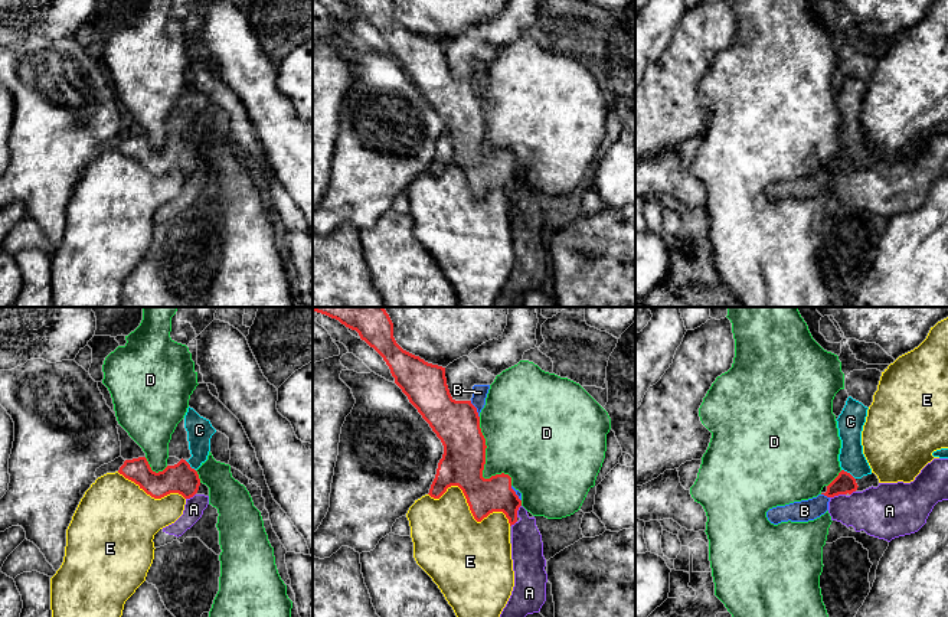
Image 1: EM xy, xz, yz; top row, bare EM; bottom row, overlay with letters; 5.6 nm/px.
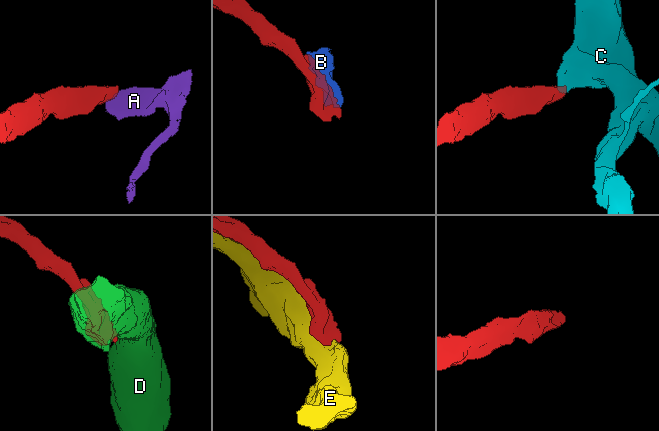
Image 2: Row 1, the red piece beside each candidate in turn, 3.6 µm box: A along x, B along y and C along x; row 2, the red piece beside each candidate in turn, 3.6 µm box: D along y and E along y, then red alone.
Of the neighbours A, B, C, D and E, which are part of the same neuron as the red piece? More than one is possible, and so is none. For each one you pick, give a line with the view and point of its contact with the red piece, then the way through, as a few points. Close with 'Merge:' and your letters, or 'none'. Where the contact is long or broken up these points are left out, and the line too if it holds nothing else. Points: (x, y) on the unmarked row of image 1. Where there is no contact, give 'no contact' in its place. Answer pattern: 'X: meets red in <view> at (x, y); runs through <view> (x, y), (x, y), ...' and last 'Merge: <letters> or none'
C: meets red in yz at (849, 150); runs through yz (844, 160), (849, 150), (852, 136)
Merge: C

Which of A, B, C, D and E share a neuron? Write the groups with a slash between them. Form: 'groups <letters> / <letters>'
groups A B / C / D / E

